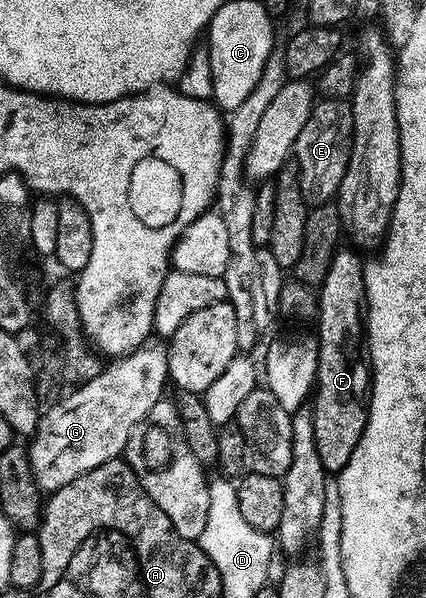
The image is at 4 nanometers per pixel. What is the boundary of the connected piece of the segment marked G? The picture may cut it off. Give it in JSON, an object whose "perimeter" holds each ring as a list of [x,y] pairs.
{"perimeter":[[[146,341],[137,347],[130,353],[130,355],[122,355],[116,361],[104,368],[104,371],[99,373],[97,377],[93,380],[89,380],[81,386],[74,386],[69,392],[70,395],[65,395],[61,400],[58,401],[54,407],[44,408],[43,414],[37,420],[37,431],[31,436],[31,442],[33,444],[28,444],[27,454],[29,457],[29,464],[33,470],[33,478],[37,480],[37,486],[41,488],[42,492],[52,493],[58,491],[59,488],[67,486],[71,481],[75,481],[75,477],[79,477],[83,473],[87,473],[91,469],[95,469],[99,465],[103,465],[108,459],[118,458],[124,452],[125,446],[128,445],[130,439],[132,439],[134,432],[138,430],[141,426],[140,423],[150,418],[152,409],[156,403],[162,401],[165,395],[165,383],[170,382],[169,377],[169,349],[164,342],[153,343],[154,341]]]}

